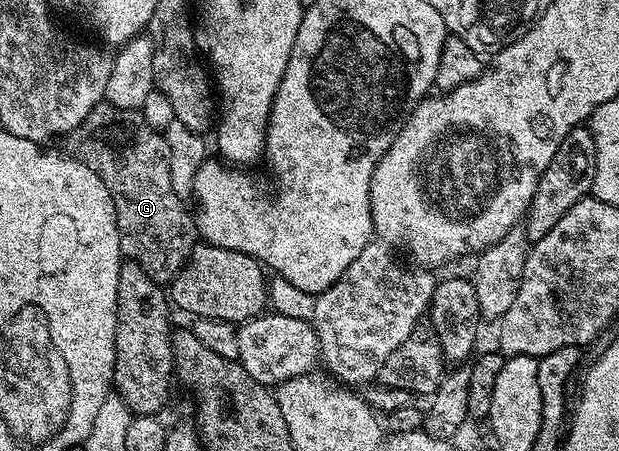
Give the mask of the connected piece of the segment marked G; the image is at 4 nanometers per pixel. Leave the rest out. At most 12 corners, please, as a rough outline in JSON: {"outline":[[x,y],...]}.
{"outline":[[110,102],[64,135],[107,184],[122,255],[169,284],[199,235],[171,148]]}

